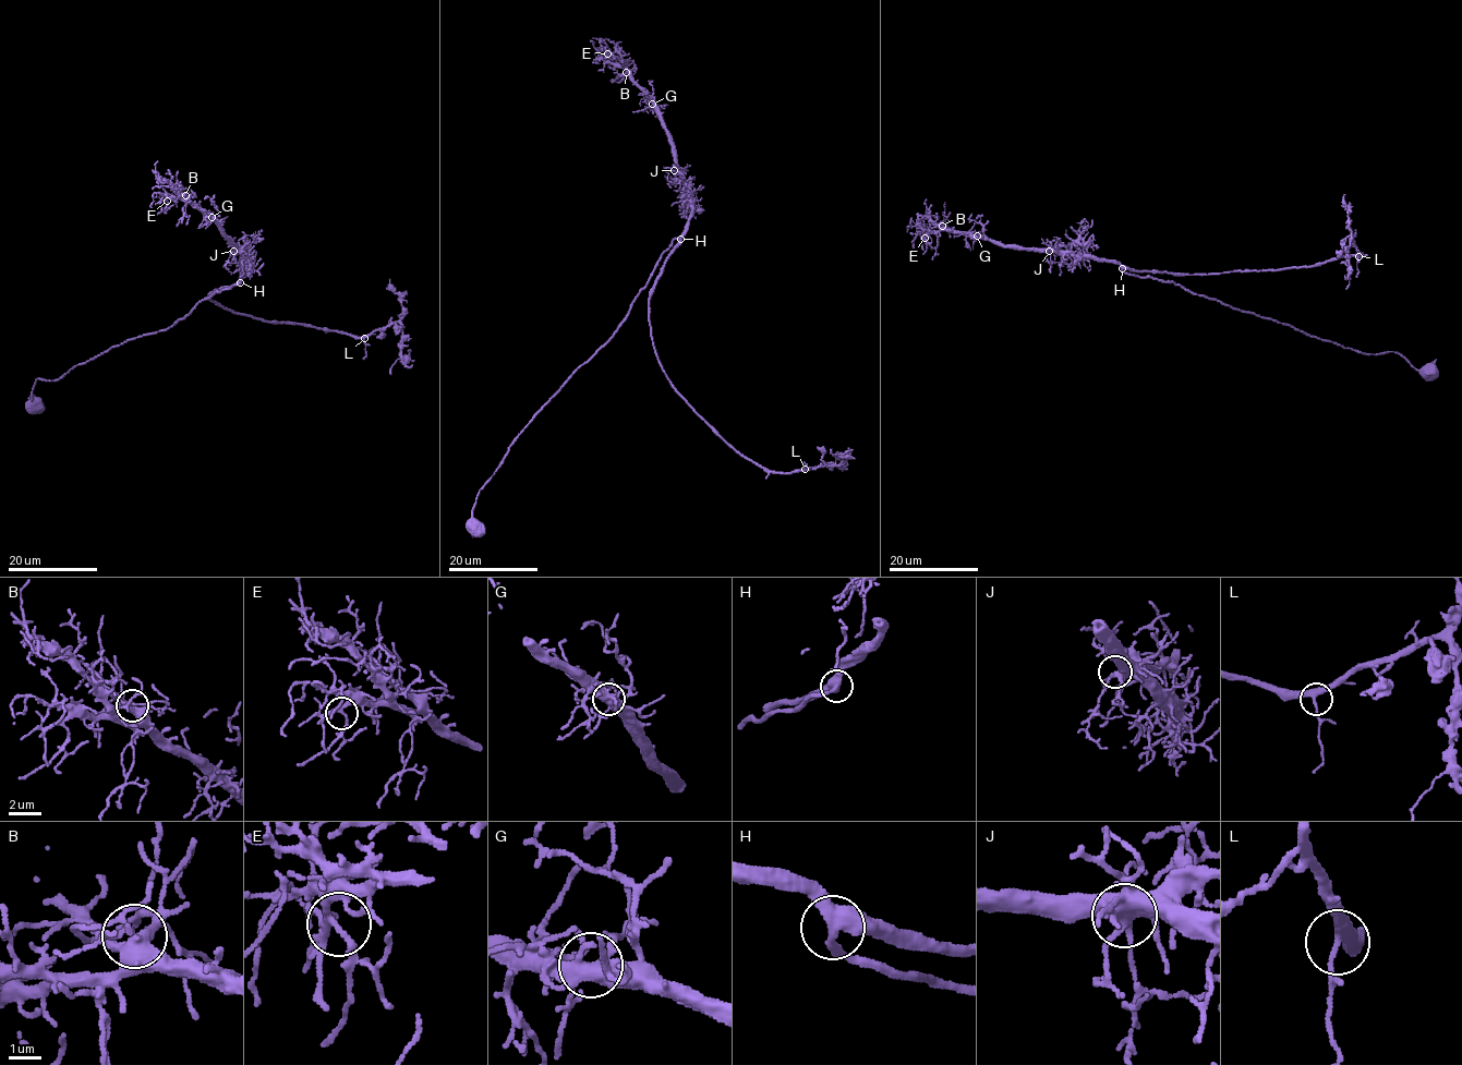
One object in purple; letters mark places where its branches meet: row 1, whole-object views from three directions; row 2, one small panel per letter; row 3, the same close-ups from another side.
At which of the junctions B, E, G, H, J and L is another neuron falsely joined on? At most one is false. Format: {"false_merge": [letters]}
{"false_merge": []}

